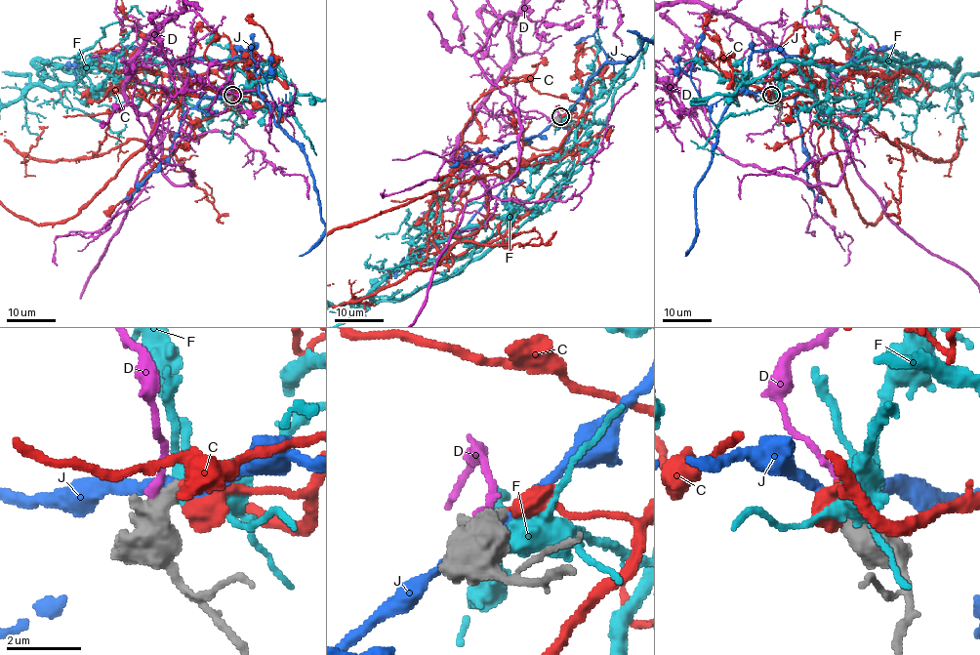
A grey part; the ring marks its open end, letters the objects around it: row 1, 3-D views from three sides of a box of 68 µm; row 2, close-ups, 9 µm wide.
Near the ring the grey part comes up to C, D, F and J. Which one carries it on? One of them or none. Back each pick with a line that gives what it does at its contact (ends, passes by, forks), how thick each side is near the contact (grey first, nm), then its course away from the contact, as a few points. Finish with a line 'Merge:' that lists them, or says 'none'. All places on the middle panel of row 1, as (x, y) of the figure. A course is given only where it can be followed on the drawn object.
C: it ends | 440/320 nm | via (559, 117), (551, 151), (487, 176), (472, 233), (437, 232), (431, 201), (422, 267), (522, 244)
Merge: C

